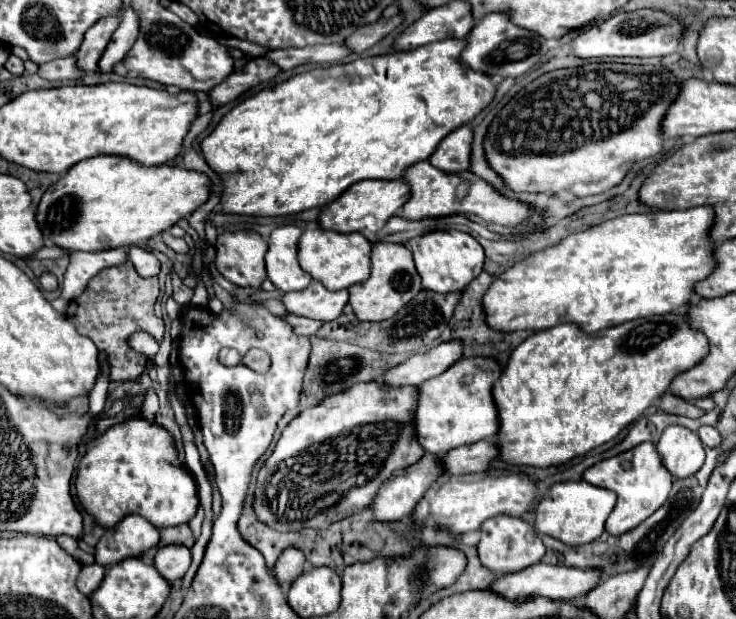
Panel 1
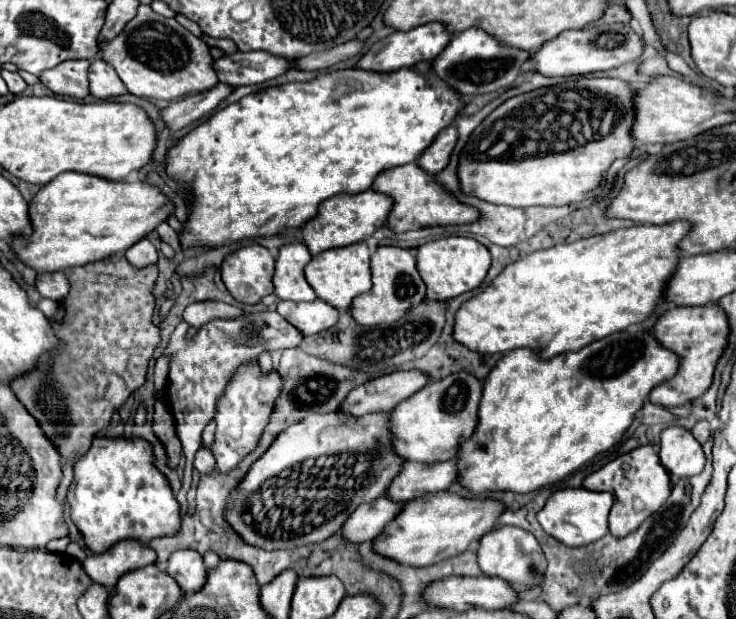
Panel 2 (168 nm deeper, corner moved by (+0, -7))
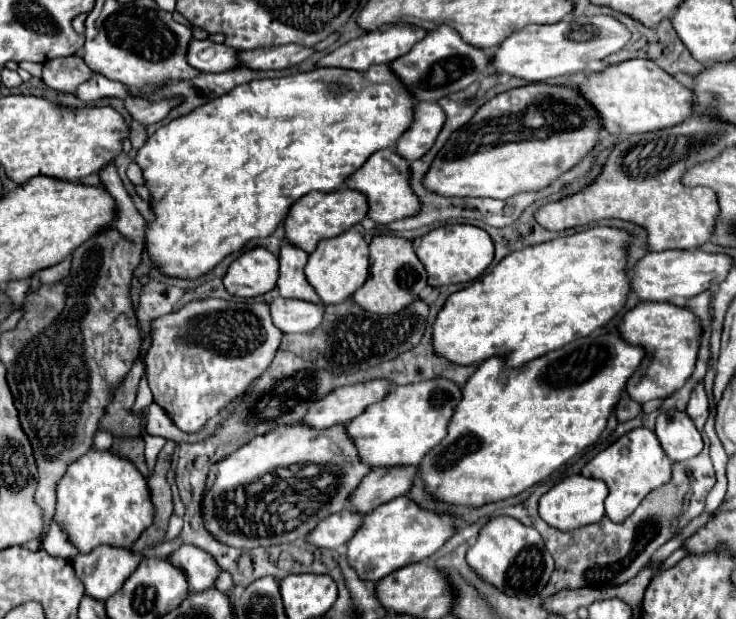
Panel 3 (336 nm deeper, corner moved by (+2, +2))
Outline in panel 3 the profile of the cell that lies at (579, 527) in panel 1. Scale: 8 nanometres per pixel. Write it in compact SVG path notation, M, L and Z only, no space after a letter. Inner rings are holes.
M573 474L555 484L539 500L539 516L557 530L577 530L587 524L595 524L605 516L603 500L607 498L607 484L597 478L585 478L583 474Z

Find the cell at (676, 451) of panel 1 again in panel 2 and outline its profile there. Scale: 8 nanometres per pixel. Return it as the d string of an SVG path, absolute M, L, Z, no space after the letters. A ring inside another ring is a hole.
M667 427L661 431L659 457L663 467L679 479L699 475L705 467L701 443L683 427Z

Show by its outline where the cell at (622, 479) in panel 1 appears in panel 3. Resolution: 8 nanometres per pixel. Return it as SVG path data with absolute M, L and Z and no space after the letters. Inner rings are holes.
M635 428L607 446L603 452L599 452L593 460L589 460L583 466L581 474L587 478L601 478L607 484L609 496L605 498L605 514L613 522L621 522L639 506L639 502L651 490L671 480L671 460L667 458L657 436L651 430Z

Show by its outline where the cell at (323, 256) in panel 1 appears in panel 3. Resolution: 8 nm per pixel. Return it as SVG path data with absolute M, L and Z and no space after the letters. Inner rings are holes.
M347 230L335 238L319 240L317 250L309 256L309 262L305 266L305 276L323 304L341 304L345 298L353 296L353 292L361 288L369 276L367 242L357 230Z

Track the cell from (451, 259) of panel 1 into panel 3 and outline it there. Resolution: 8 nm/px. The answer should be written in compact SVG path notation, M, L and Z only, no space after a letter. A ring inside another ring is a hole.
M445 224L415 242L415 252L429 274L429 286L463 284L479 278L493 260L493 242L489 234L471 224Z

